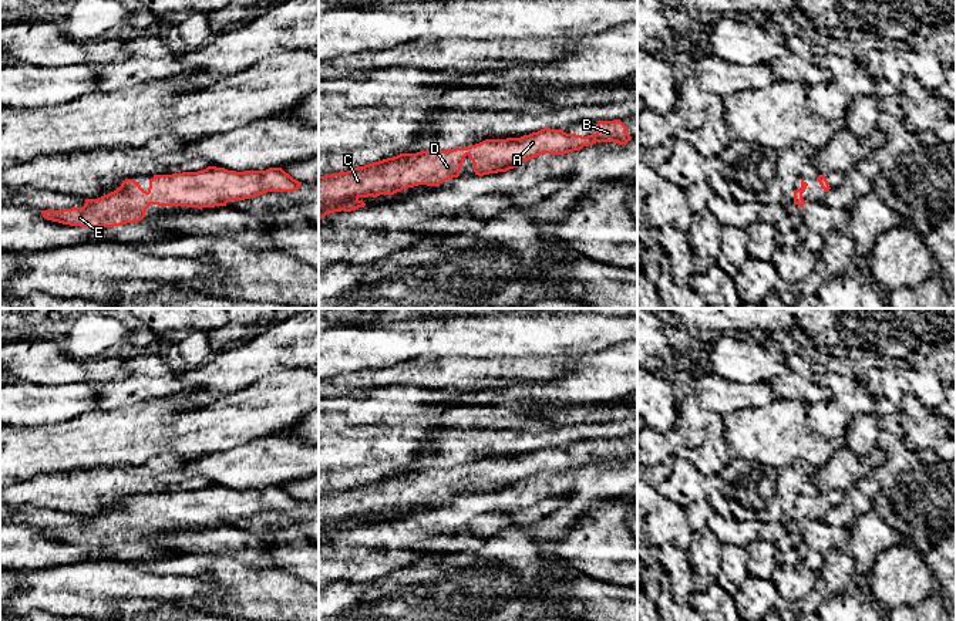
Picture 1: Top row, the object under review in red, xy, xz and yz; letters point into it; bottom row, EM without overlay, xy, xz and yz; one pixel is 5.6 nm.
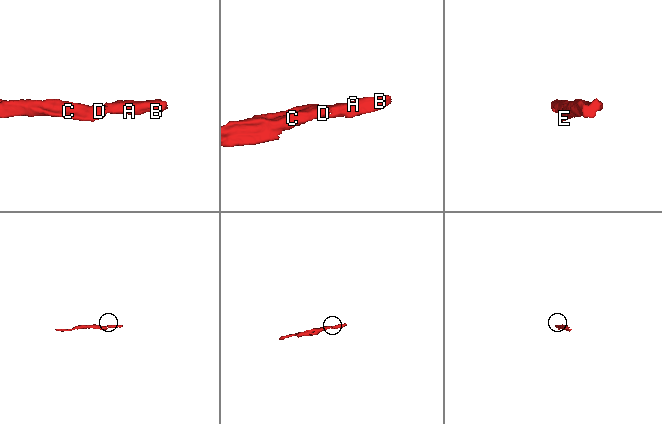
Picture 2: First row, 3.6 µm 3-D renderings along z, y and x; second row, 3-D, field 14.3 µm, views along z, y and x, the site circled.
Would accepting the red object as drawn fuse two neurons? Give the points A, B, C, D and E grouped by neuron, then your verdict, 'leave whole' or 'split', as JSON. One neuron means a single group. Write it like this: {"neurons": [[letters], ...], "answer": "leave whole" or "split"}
{"neurons": [["A", "B", "C", "D", "E"]], "answer": "leave whole"}

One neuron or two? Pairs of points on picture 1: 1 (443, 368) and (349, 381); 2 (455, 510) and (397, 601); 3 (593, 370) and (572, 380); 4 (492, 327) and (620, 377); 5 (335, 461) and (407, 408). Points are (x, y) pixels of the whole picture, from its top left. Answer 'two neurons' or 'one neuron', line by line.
1: one neuron
2: two neurons
3: one neuron
4: two neurons
5: one neuron

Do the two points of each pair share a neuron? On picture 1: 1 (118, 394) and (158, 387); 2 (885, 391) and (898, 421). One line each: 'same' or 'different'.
1: same
2: different

